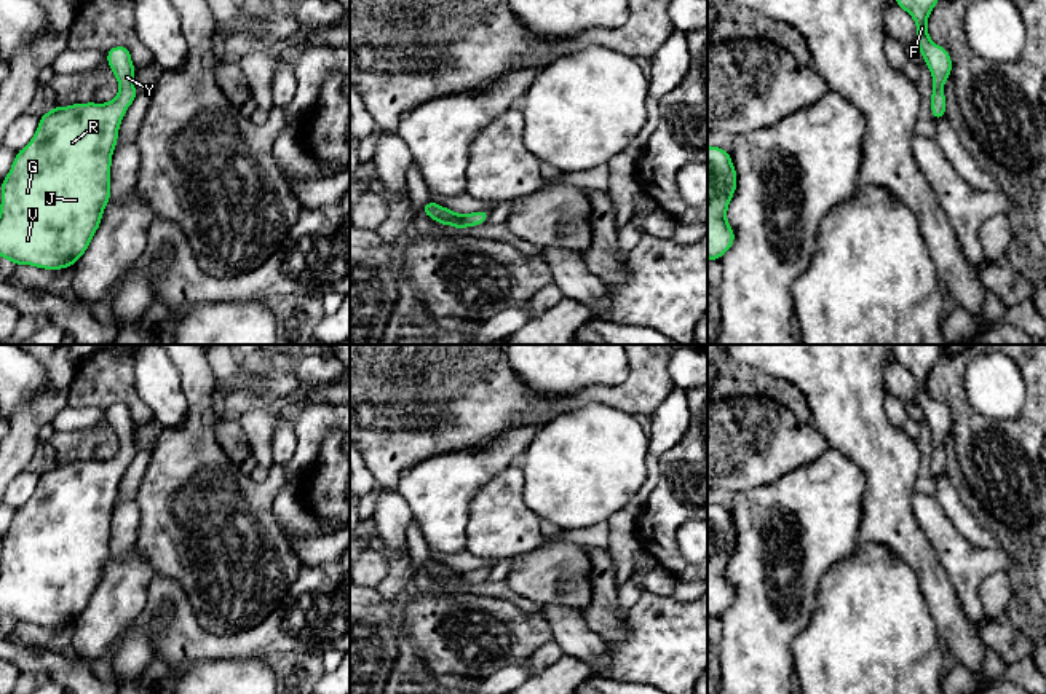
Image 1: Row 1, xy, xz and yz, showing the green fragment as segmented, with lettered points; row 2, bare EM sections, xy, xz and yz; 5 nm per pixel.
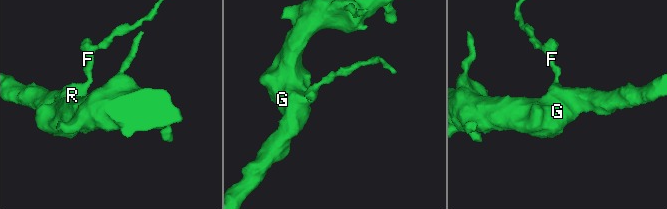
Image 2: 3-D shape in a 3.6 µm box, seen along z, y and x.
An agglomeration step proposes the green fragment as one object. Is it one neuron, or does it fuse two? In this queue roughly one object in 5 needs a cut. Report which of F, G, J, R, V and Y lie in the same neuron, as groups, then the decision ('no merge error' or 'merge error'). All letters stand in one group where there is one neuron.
F G J R V Y | no merge error

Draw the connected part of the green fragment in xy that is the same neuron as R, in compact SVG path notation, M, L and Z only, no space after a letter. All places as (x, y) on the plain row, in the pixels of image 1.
M113 404L107 408L107 420L120 442L117 455L107 461L88 459L53 464L51 469L40 474L32 498L16 511L10 531L2 538L0 614L8 616L11 621L45 627L73 624L101 582L104 565L110 557L110 522L118 485L137 453L134 447L136 426L129 407Z

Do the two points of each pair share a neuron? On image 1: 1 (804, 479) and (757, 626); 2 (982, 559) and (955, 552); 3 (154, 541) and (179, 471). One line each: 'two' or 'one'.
1: one
2: one
3: one

